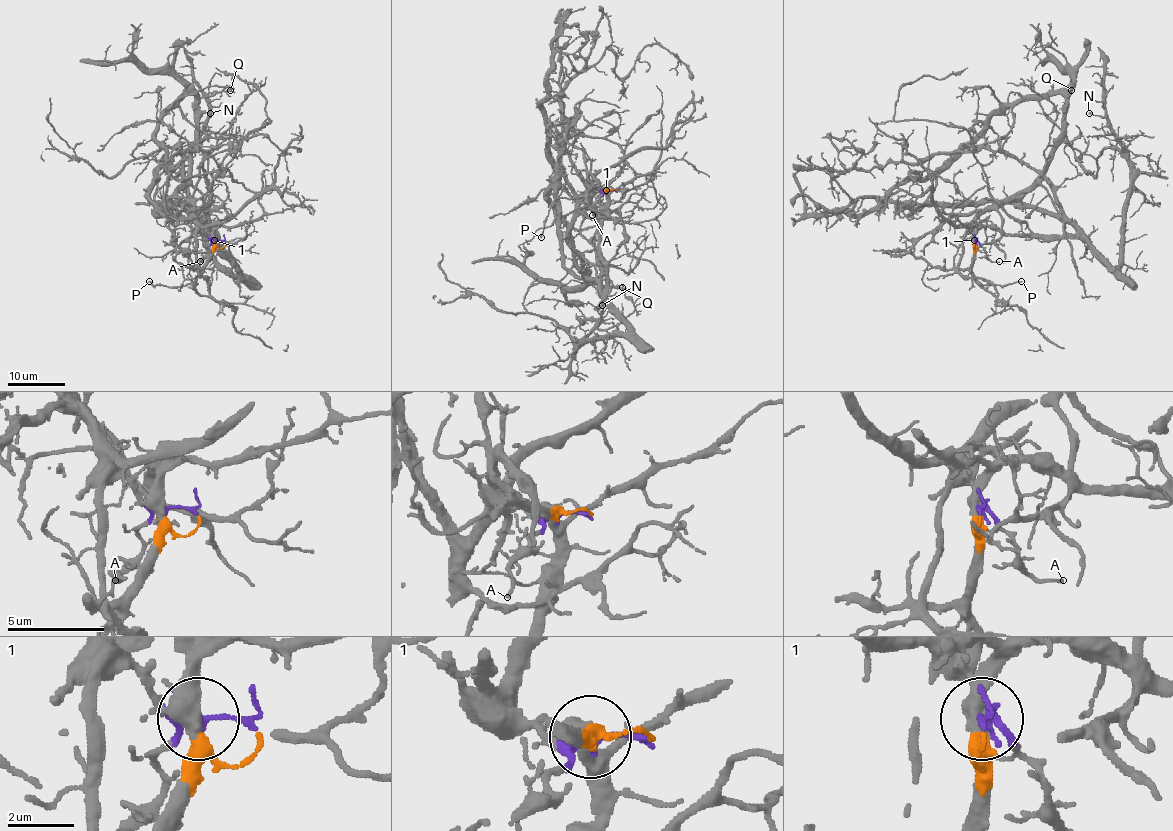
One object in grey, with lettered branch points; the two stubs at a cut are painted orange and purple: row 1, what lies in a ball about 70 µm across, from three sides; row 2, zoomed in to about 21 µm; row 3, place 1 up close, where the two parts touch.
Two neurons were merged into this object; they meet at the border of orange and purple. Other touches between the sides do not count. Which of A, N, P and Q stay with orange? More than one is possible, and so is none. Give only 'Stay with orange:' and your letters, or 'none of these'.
Stay with orange: N, P

